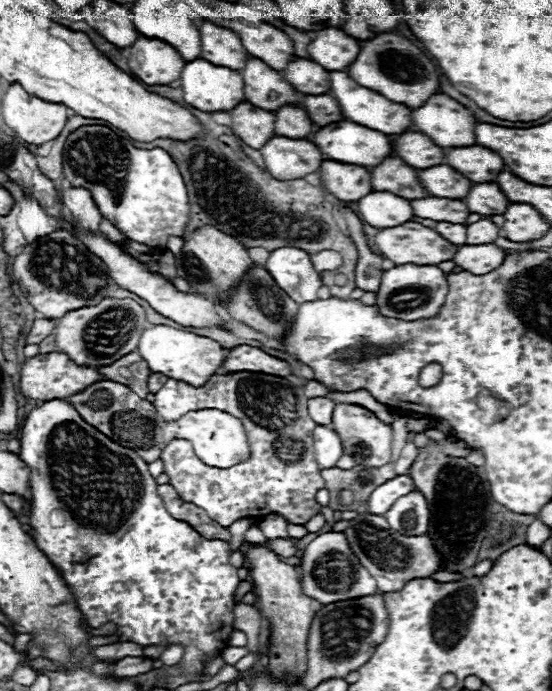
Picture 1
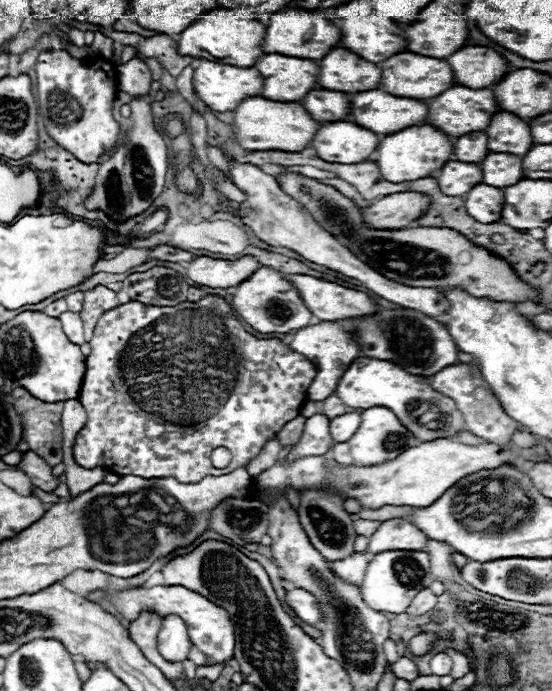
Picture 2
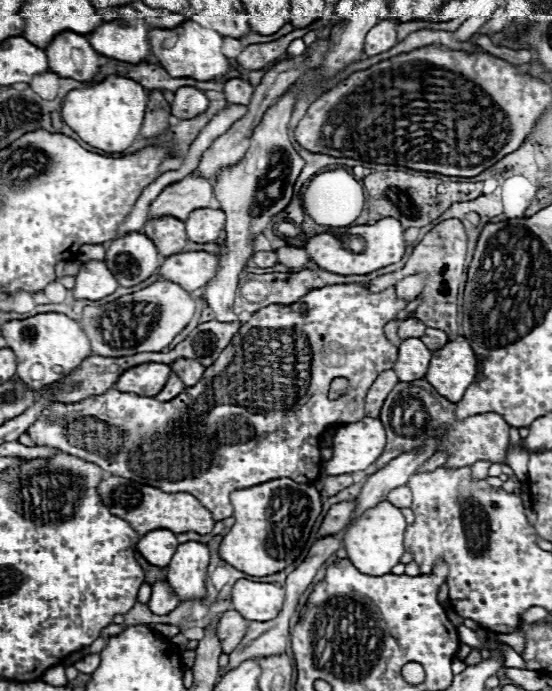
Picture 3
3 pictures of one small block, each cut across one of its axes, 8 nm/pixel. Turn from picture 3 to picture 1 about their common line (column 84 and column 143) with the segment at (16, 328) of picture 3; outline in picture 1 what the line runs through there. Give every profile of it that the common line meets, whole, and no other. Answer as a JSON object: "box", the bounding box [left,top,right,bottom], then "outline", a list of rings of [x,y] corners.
{"box":[138,324,228,388],"outline":[[[160,324],[160,326],[146,328],[146,332],[142,334],[142,340],[138,344],[138,354],[150,364],[152,372],[162,372],[164,376],[182,380],[182,382],[198,388],[198,386],[206,384],[218,372],[218,368],[224,364],[224,360],[228,356],[228,350],[210,338]]]}

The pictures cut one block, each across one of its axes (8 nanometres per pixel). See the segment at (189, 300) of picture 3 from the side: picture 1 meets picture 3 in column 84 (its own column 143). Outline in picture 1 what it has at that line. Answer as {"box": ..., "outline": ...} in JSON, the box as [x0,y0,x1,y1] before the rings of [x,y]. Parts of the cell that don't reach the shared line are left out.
{"box":[54,298,146,368],"outline":[[[106,298],[96,306],[86,306],[62,316],[60,324],[54,330],[54,336],[60,352],[66,352],[76,364],[100,368],[134,352],[146,326],[146,310],[140,304],[136,304],[130,298]]]}

